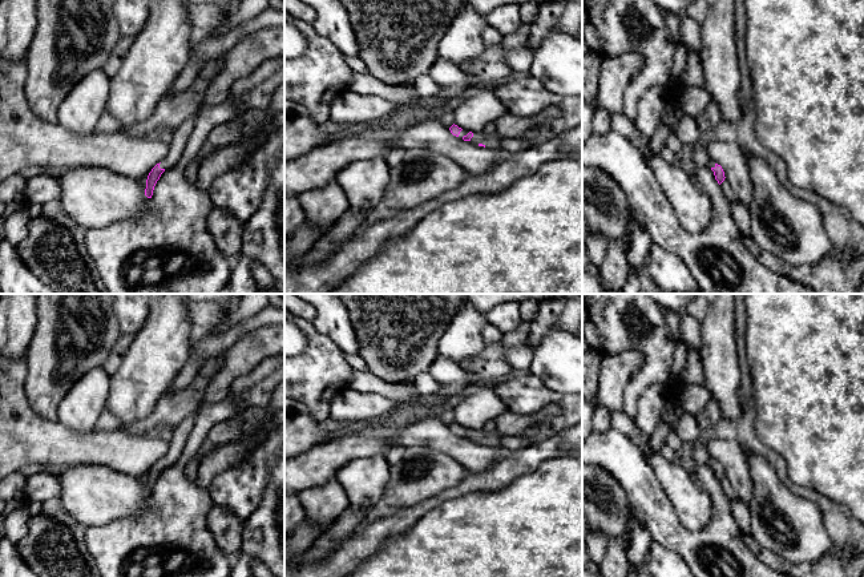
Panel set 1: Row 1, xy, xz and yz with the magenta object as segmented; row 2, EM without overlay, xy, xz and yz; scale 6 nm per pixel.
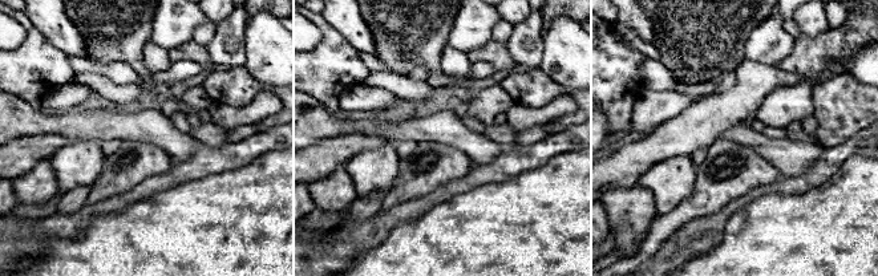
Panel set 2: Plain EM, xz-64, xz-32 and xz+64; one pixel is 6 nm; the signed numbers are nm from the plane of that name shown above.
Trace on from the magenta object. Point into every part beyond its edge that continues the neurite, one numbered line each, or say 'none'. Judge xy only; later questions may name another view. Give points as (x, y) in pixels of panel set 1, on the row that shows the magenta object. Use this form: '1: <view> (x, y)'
1: xy (181, 134)

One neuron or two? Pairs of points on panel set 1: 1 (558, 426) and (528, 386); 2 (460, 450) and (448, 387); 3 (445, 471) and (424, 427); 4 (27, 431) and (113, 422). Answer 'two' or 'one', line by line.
1: one
2: two
3: two
4: two

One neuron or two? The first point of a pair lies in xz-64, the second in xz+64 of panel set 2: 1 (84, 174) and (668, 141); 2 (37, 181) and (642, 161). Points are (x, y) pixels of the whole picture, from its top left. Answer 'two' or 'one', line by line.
1: two
2: two

